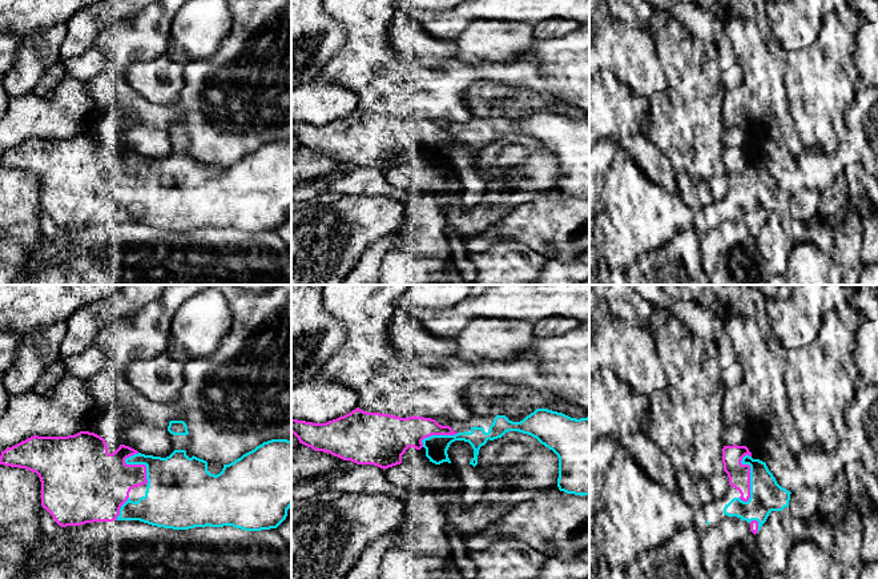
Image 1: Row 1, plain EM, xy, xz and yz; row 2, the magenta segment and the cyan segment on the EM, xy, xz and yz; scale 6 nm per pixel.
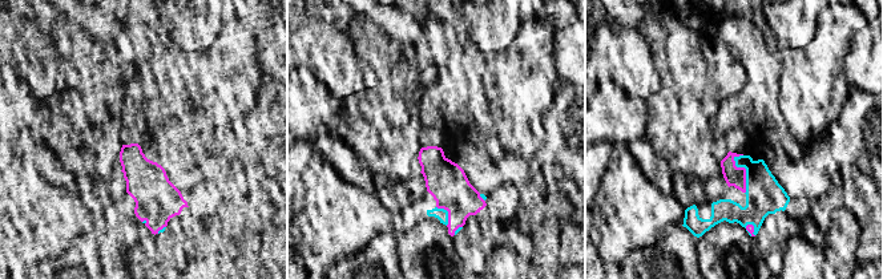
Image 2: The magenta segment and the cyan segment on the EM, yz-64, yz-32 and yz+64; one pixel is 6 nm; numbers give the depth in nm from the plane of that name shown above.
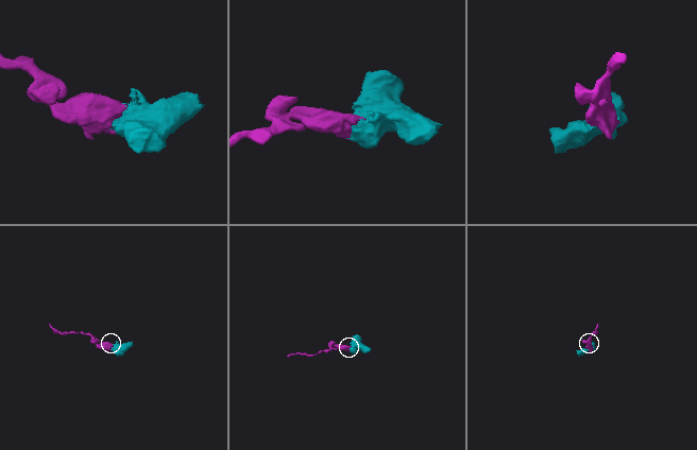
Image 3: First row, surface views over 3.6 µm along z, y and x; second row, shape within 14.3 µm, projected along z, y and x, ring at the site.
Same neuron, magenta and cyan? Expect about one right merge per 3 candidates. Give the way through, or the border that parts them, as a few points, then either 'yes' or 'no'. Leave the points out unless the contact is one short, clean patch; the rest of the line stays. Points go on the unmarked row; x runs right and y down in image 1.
yes

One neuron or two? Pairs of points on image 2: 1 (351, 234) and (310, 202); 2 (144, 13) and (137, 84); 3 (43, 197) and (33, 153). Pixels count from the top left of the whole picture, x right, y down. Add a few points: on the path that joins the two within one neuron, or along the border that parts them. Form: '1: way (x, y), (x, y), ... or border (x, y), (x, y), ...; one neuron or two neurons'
1: way (341, 223), (321, 203); one neuron
2: way (142, 31), (142, 67); one neuron
3: border (13, 156), (29, 164), (48, 181), (65, 186); two neurons

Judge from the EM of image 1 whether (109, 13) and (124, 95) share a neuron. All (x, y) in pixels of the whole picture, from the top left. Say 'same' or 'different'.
same

